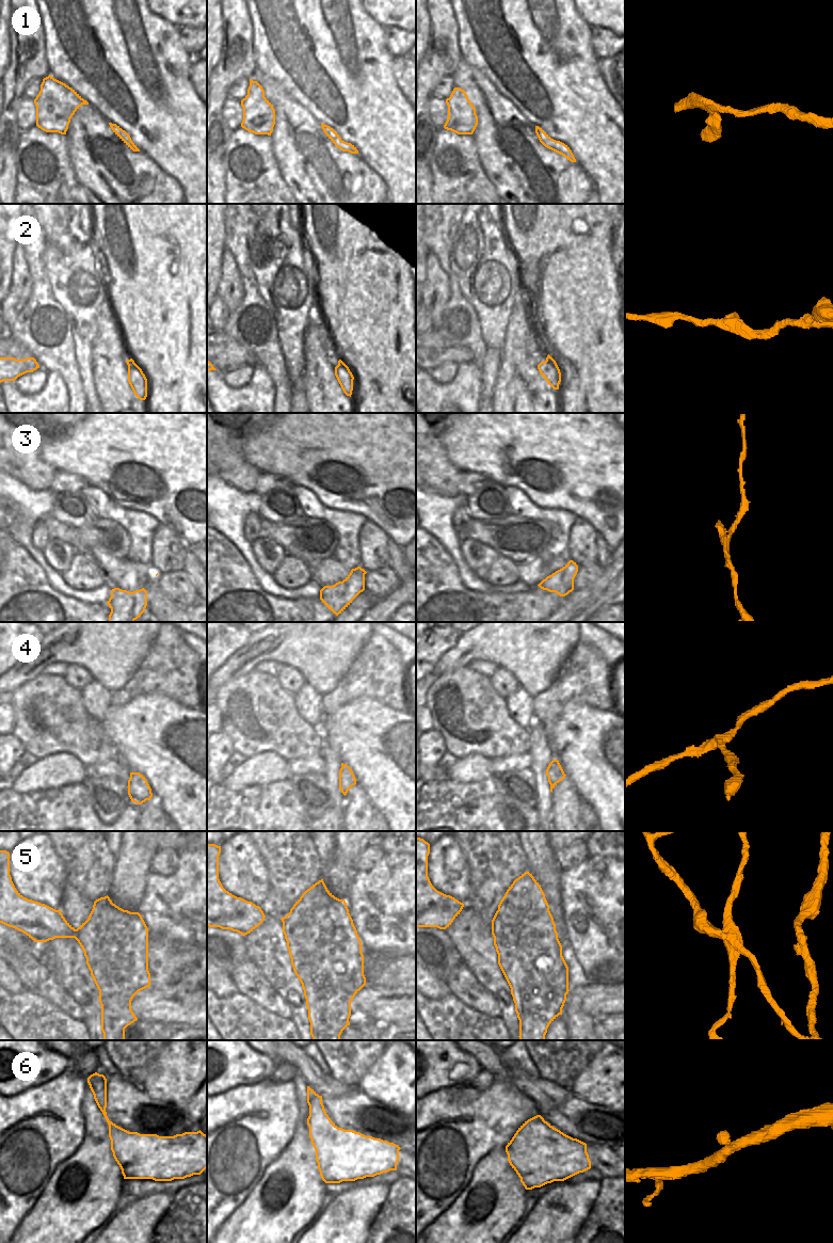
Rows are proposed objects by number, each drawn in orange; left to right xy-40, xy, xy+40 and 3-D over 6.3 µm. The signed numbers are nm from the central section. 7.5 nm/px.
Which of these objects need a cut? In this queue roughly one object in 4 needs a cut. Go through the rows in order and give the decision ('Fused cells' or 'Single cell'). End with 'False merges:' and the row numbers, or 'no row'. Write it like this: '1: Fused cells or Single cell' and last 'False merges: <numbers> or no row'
1: Single cell
2: Single cell
3: Fused cells
4: Single cell
5: Fused cells
6: Single cell
False merges: 3, 5.

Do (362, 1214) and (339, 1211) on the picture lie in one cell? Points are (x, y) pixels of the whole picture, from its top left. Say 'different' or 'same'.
same

